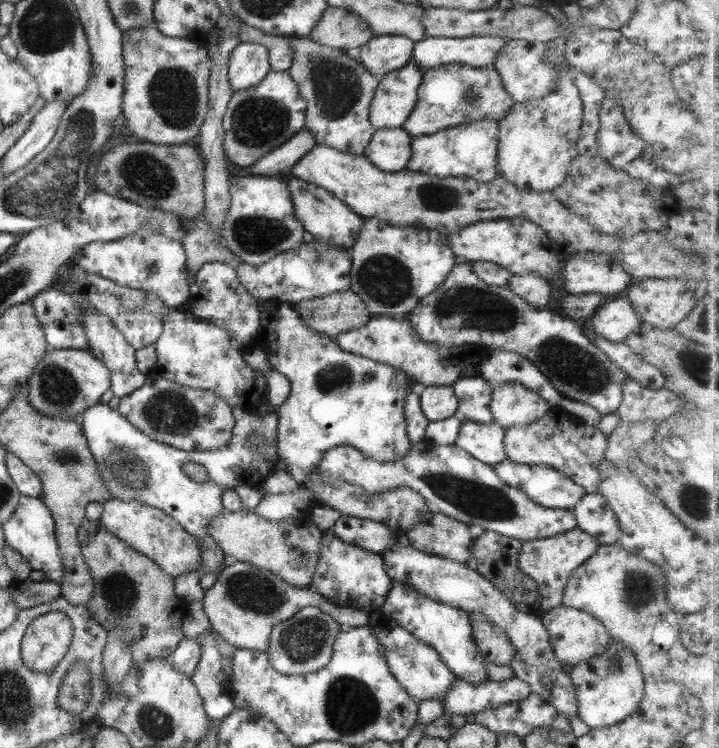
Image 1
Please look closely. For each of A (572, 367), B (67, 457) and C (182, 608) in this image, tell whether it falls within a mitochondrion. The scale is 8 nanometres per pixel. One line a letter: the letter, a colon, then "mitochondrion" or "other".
A: mitochondrion
B: mitochondrion
C: other

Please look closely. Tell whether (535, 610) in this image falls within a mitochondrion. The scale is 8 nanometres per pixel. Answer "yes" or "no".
no

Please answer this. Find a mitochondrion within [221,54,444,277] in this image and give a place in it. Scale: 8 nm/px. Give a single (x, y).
(256, 121)

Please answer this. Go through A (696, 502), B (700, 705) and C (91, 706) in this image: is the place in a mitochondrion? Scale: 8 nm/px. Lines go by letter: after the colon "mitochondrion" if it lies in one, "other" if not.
A: mitochondrion
B: other
C: other

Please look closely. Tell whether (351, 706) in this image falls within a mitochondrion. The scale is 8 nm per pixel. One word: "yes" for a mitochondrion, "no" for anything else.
yes

